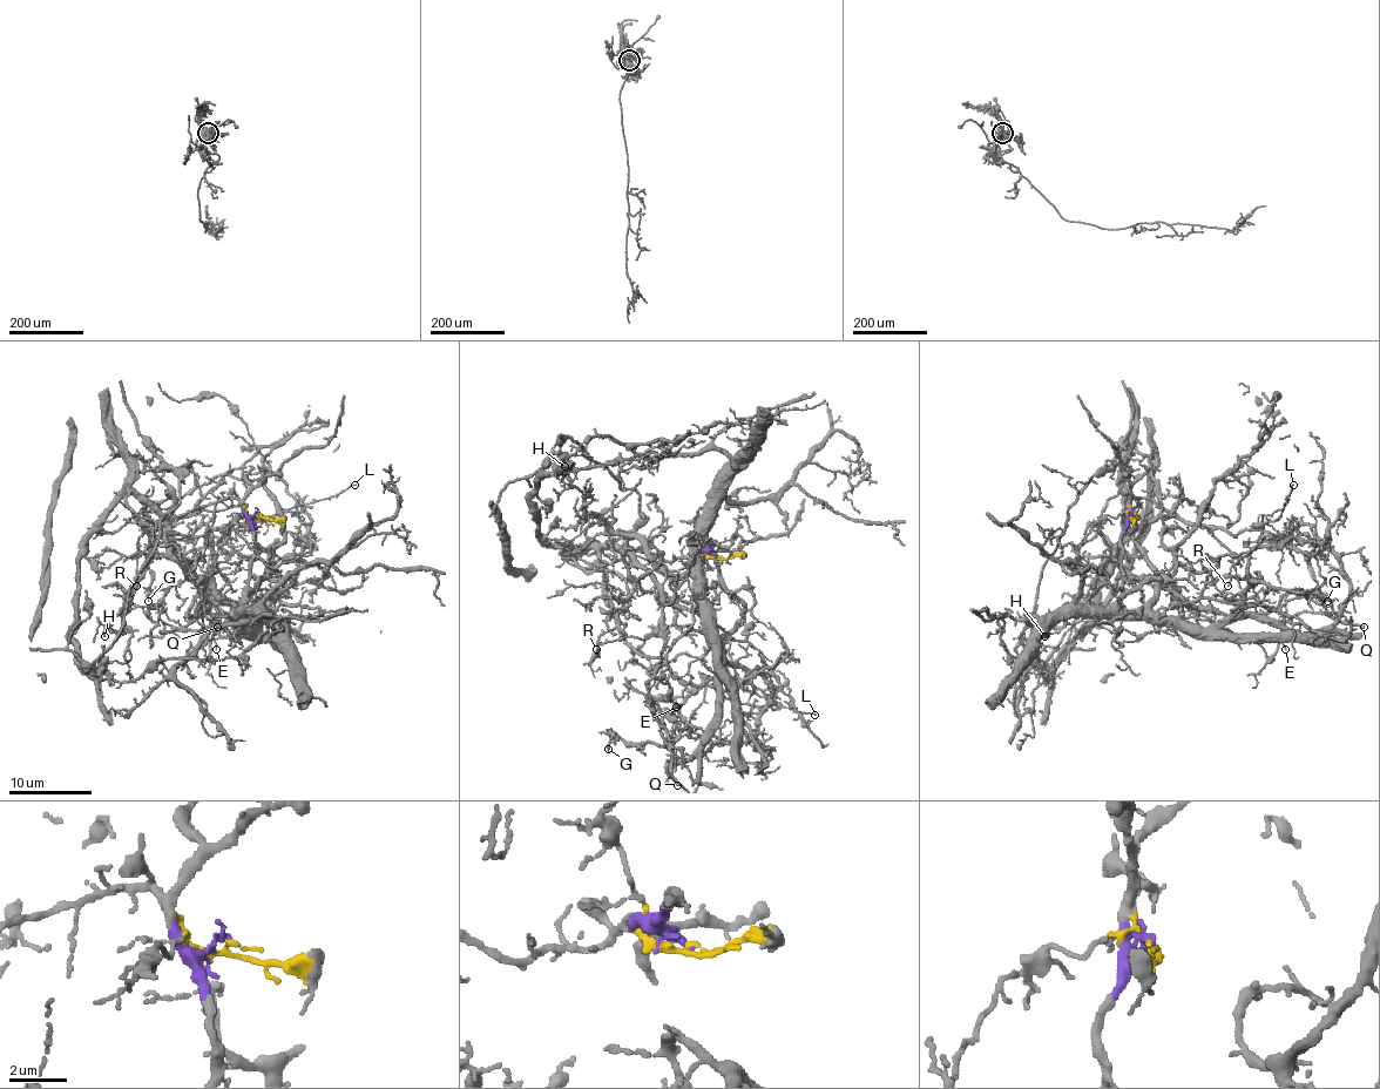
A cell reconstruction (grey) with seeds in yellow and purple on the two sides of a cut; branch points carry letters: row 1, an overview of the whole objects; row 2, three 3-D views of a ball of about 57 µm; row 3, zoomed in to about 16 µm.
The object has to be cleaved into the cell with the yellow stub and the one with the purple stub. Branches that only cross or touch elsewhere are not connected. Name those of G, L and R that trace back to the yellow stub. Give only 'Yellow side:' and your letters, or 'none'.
Yellow side: L, R

